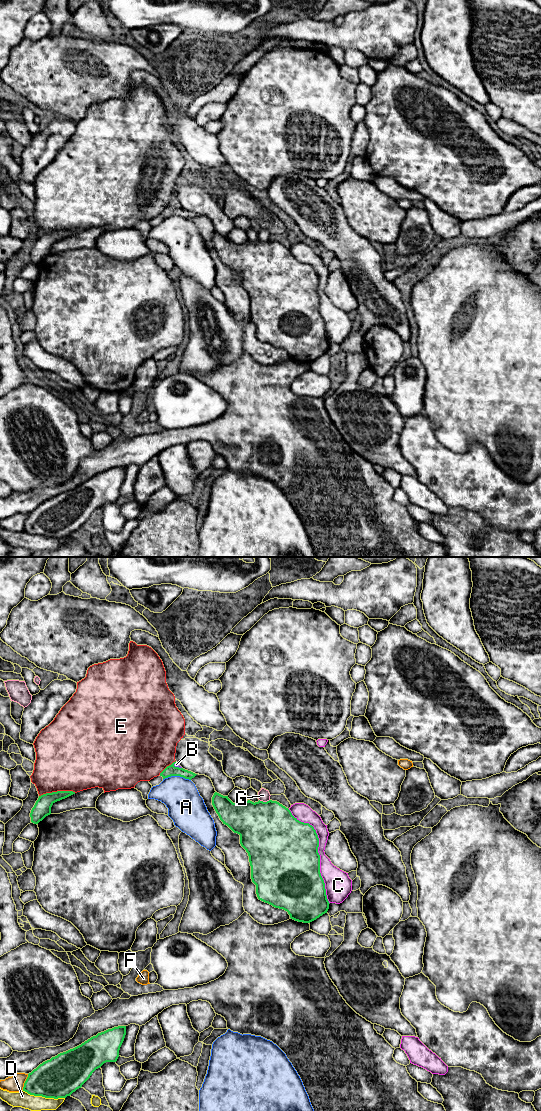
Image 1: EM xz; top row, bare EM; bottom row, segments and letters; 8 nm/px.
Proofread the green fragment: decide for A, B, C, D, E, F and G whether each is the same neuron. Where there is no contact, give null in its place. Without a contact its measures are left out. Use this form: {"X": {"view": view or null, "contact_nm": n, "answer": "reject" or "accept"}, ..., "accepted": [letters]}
{"A": {"view": "xz", "contact_nm": 220, "answer": "reject"}, "B": {"view": "xz", "contact_nm": 80, "answer": "accept"}, "C": {"view": "xz", "contact_nm": 850, "answer": "reject"}, "D": {"view": "xz", "contact_nm": 360, "answer": "reject"}, "E": {"view": "xz", "contact_nm": 300, "answer": "reject"}, "F": {"view": "xz", "contact_nm": 140, "answer": "reject"}, "G": {"view": "xz", "contact_nm": 90, "answer": "reject"}, "accepted": ["B"]}

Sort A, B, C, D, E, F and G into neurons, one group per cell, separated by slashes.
A / B / C / D / E / F / G

